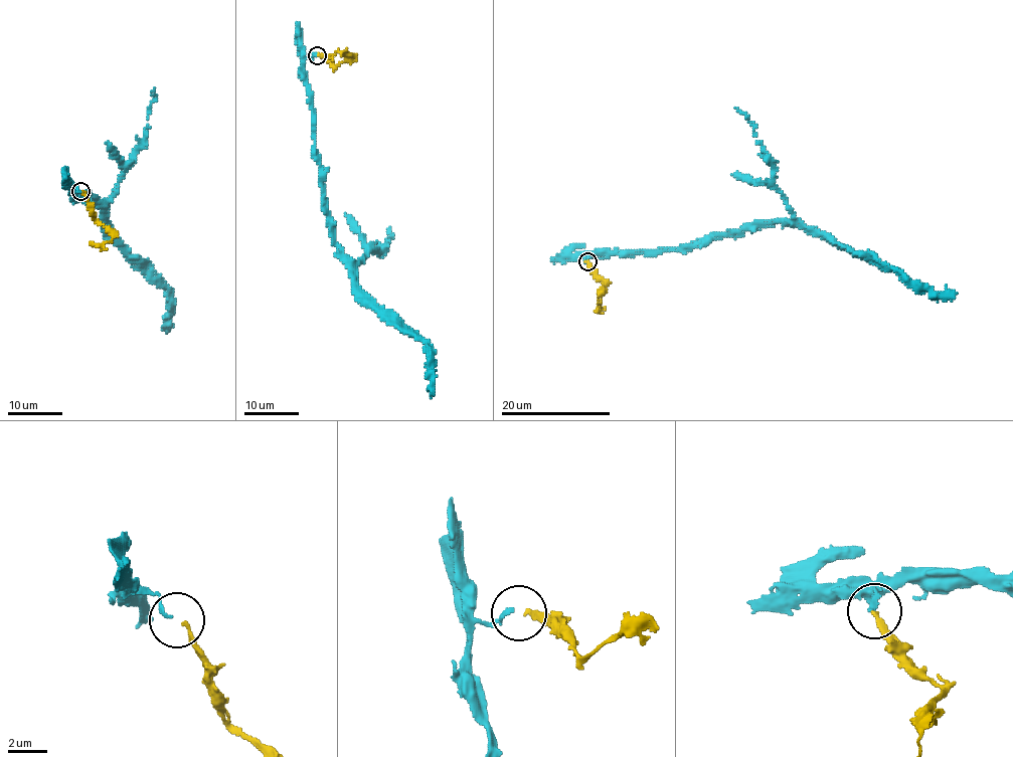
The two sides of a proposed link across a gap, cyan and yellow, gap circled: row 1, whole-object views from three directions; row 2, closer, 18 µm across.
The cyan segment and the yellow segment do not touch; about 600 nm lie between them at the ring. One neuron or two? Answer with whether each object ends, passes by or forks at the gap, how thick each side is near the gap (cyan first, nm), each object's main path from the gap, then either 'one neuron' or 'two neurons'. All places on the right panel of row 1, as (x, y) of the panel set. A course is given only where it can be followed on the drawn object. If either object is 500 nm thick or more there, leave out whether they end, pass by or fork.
cyan ends | yellow ends | 170/200 nm | cyan via (586, 261), (608, 252), (689, 250), (783, 221), (887, 264), (919, 288), (944, 296), (945, 286) | yellow via (587, 262), (596, 275), (606, 281), (597, 309), (605, 308) | one neuron

